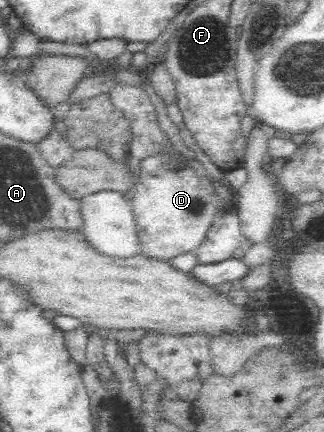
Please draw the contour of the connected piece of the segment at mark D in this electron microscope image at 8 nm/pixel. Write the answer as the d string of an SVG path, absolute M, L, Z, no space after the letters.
M154 154L139 163L139 180L129 207L140 251L164 261L195 251L212 227L215 216L222 211L216 197L194 170L168 154Z

